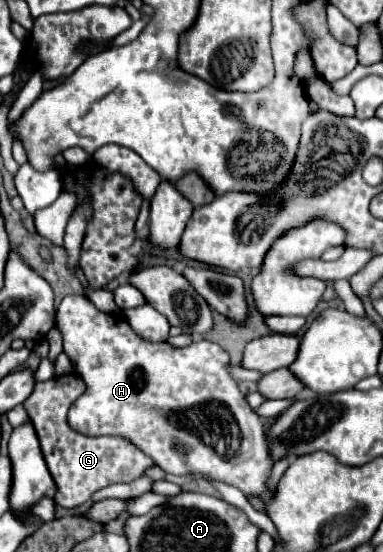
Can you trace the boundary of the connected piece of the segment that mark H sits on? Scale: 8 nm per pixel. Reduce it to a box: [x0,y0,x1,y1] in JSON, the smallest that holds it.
[55,295,273,495]

